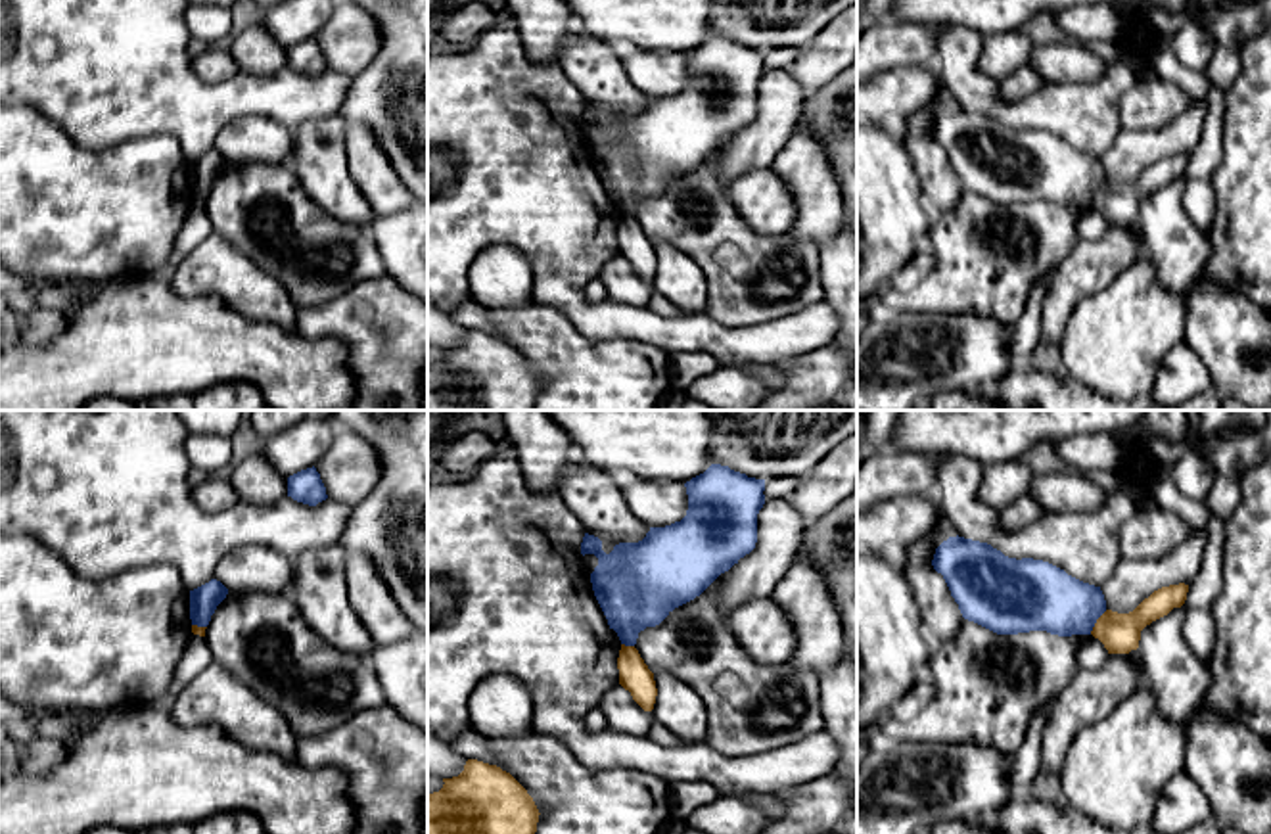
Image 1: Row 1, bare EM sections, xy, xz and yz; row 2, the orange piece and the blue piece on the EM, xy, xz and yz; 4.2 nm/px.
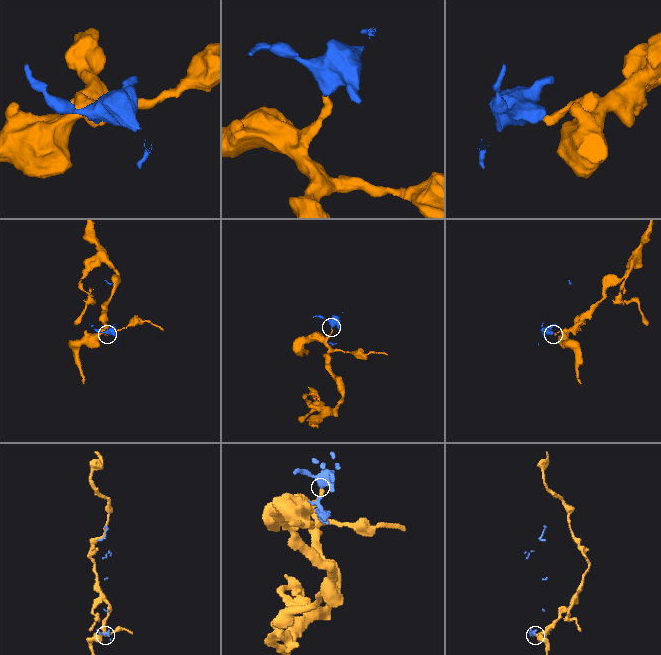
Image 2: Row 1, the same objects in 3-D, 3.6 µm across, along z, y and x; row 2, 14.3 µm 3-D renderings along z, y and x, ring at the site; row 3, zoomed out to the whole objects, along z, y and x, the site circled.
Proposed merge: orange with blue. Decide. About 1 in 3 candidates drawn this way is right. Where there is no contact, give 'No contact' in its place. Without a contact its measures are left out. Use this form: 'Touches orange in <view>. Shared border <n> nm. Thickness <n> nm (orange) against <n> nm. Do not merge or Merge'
Touches orange in yz. Shared border 130 nm. Thickness 170 nm (orange) against 280 nm. Do not merge

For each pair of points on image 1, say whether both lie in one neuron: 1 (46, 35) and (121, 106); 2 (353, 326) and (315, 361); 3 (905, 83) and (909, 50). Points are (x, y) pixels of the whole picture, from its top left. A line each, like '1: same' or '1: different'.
1: same
2: different
3: different

